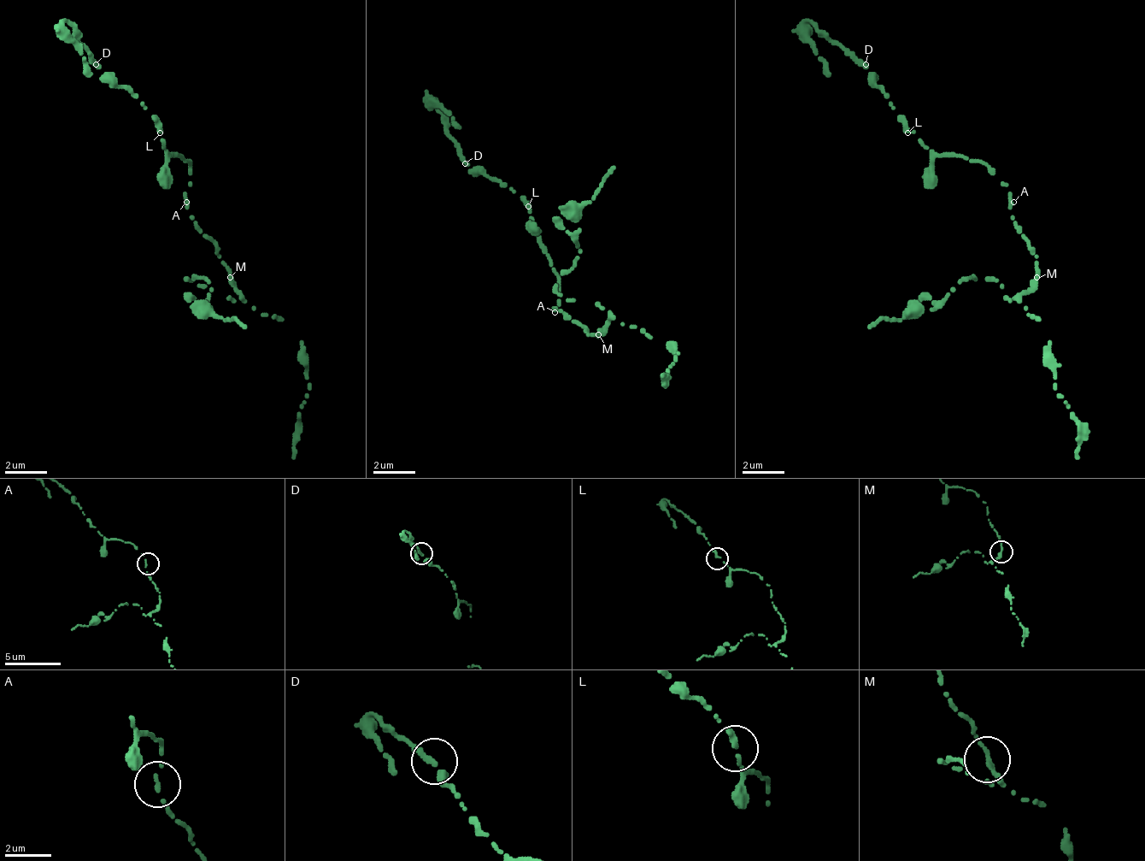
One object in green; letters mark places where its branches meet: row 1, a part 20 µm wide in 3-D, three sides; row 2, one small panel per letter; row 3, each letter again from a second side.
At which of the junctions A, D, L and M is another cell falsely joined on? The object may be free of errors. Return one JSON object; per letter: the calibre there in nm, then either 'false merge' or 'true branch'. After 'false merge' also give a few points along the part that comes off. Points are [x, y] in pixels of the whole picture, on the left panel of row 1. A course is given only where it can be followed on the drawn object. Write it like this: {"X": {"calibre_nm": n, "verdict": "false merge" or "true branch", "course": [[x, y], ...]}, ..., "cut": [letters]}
{"A": {"calibre_nm": 180, "verdict": "true branch"}, "D": {"calibre_nm": 240, "verdict": "true branch"}, "L": {"calibre_nm": 320, "verdict": "true branch"}, "M": {"calibre_nm": 220, "verdict": "false merge", "course": [[228, 276], [239, 297], [228, 297], [196, 286], [186, 276], [213, 286], [213, 308], [207, 308], [244, 329]]}, "cut": ["M"]}

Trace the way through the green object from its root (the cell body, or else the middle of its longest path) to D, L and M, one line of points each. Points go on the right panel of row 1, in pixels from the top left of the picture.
D: (1008, 202), (1003, 180), (977, 159), (934, 154), (897, 117), (892, 101), (866, 64)
L: (1008, 202), (1003, 180), (977, 159), (965, 159), (960, 154), (934, 154), (913, 132), (907, 132)
M: (1008, 202), (1013, 228), (1030, 244), (1030, 255), (1035, 260), (1035, 276)

